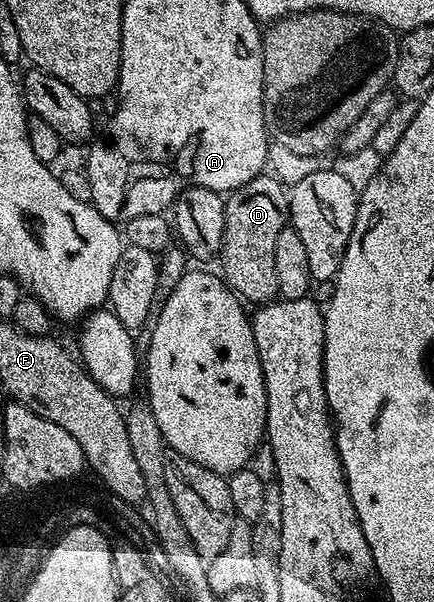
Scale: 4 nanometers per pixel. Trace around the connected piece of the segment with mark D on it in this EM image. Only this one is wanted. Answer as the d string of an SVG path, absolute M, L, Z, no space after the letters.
M263 174L255 176L239 190L228 192L225 199L225 228L219 256L219 264L221 263L219 271L229 288L246 304L264 305L278 298L275 281L275 241L279 233L287 226L288 217L289 196L287 191L283 188L278 189L277 184L268 181Z

